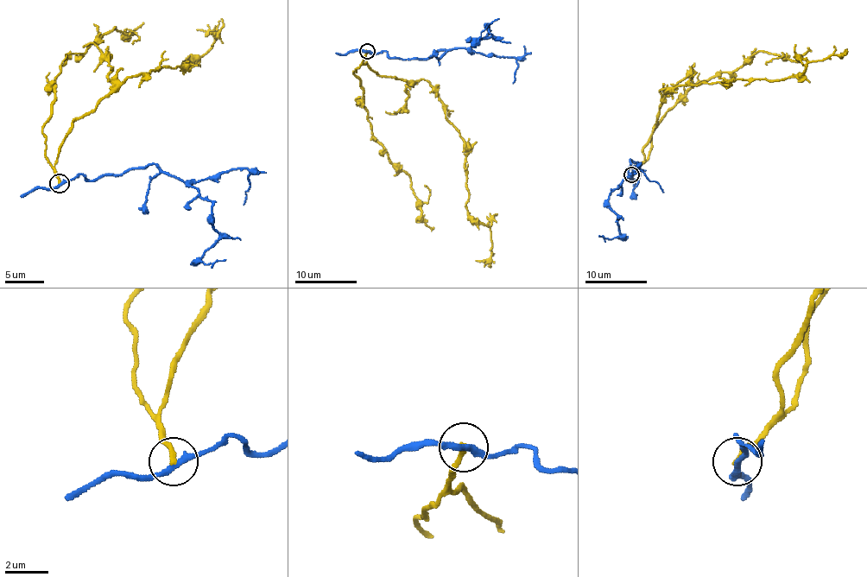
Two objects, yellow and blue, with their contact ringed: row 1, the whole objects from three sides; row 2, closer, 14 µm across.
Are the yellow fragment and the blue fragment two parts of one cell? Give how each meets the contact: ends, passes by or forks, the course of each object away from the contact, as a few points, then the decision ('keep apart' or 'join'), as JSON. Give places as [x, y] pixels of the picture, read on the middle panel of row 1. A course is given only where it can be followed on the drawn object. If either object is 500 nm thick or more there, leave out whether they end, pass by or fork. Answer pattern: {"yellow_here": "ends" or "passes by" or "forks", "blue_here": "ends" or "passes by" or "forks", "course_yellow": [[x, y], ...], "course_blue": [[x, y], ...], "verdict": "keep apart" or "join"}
{"yellow_here": "ends", "blue_here": "passes by", "course_yellow": [[366, 51], [363, 63], [379, 76], [430, 85], [465, 142], [467, 212], [490, 230], [490, 256], [475, 261]], "course_blue": [[366, 51], [433, 57], [469, 47], [488, 28], [494, 37], [478, 38], [498, 18]], "verdict": "keep apart"}

